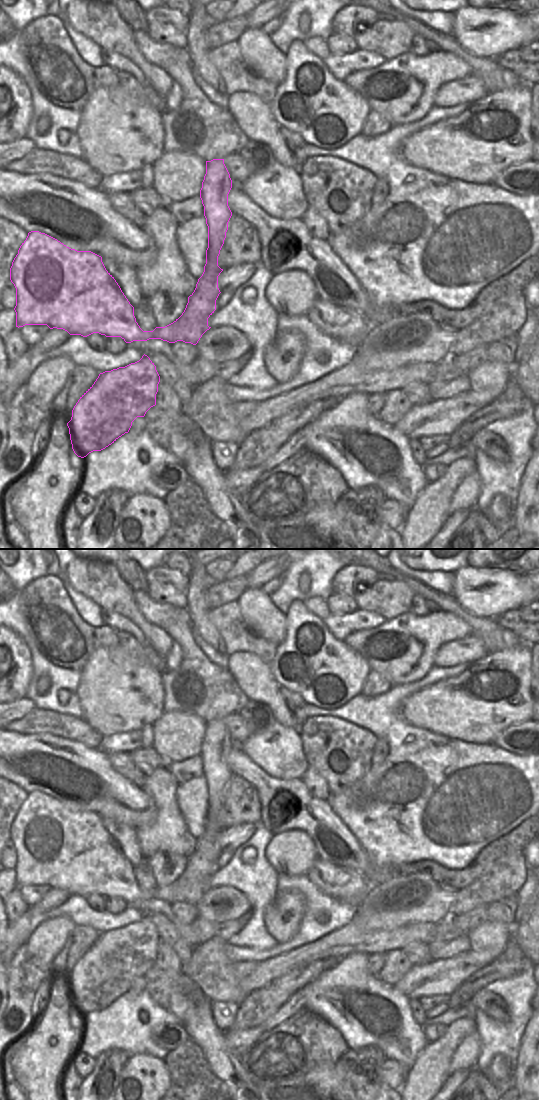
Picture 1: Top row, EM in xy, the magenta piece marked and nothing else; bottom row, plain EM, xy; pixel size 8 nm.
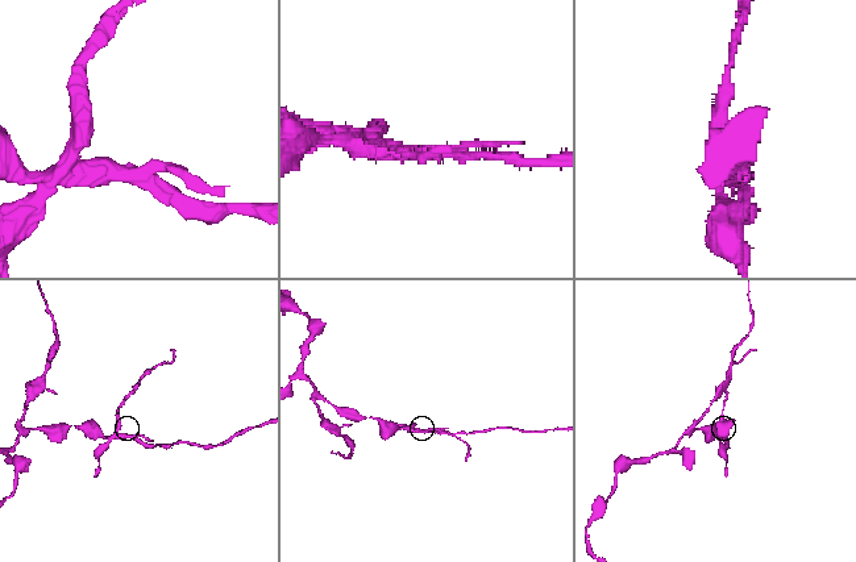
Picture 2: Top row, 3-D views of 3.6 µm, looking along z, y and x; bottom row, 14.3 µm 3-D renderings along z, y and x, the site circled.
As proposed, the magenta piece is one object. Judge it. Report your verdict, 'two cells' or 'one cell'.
two cells

